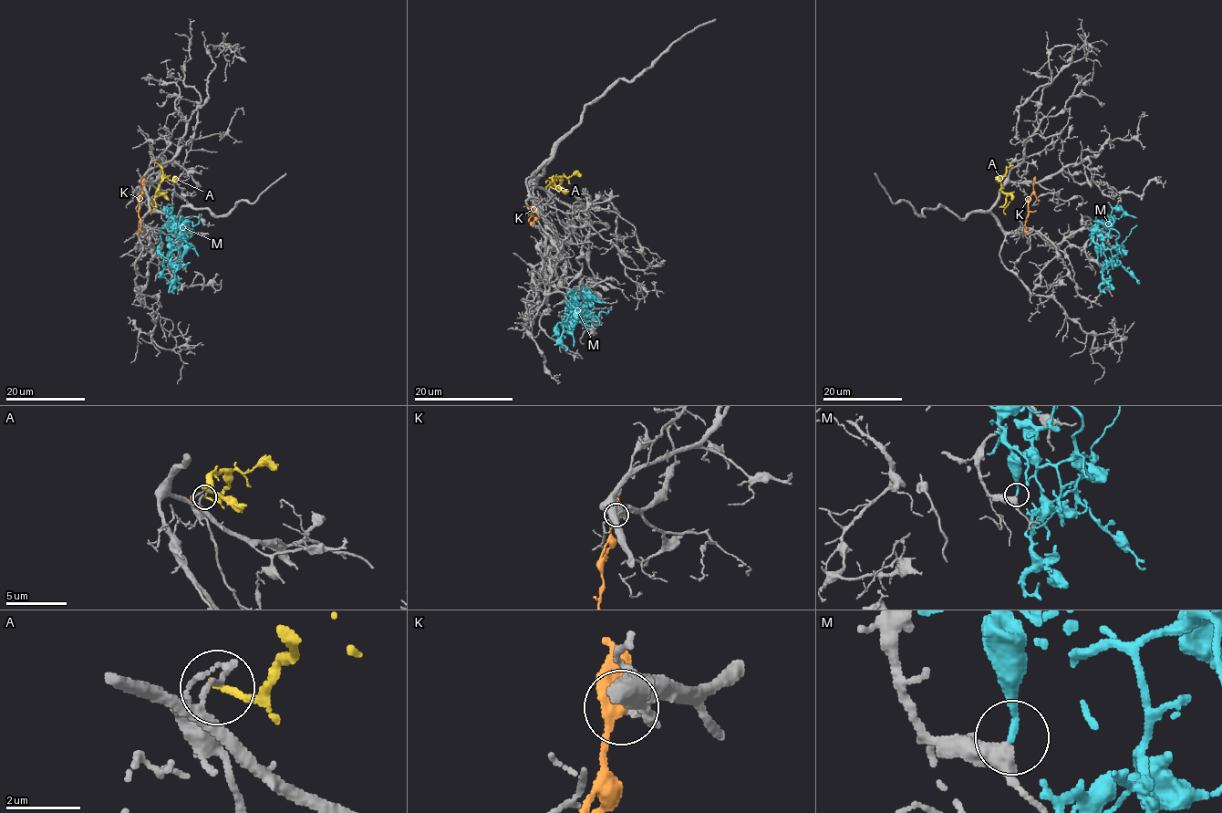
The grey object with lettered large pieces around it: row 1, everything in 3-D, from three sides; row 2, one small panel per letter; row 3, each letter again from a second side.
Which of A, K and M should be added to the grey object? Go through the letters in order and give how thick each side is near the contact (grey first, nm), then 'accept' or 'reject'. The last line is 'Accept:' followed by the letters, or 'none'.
A: 80/180 nm | reject
K: 140/320 nm | reject
M: 400/190 nm | reject
Accept: none

